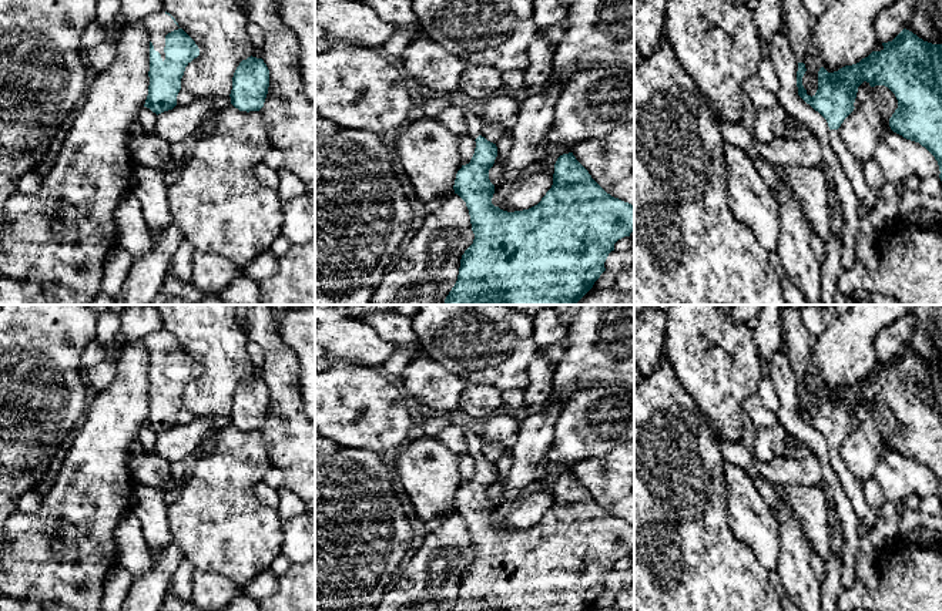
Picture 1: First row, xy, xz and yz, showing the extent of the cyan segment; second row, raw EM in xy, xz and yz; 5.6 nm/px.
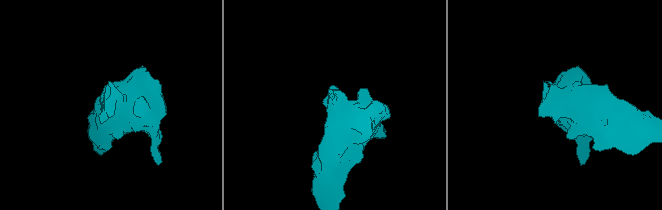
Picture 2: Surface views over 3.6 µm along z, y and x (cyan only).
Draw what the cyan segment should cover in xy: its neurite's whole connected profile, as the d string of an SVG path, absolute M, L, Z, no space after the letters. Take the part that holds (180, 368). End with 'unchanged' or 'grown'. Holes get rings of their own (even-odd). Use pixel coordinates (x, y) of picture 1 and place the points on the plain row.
M161 330L144 338L150 352L150 404L144 426L157 434L177 424L185 386L200 375L195 360Z; grown

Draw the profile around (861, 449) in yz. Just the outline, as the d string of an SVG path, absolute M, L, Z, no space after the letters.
M864 400L858 406L854 426L839 446L839 456L855 479L864 483L872 479L879 457L892 450L889 437L898 427L898 419L888 406L871 406Z

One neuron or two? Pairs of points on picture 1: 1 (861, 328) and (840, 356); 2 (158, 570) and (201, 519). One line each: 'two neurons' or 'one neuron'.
1: one neuron
2: two neurons

